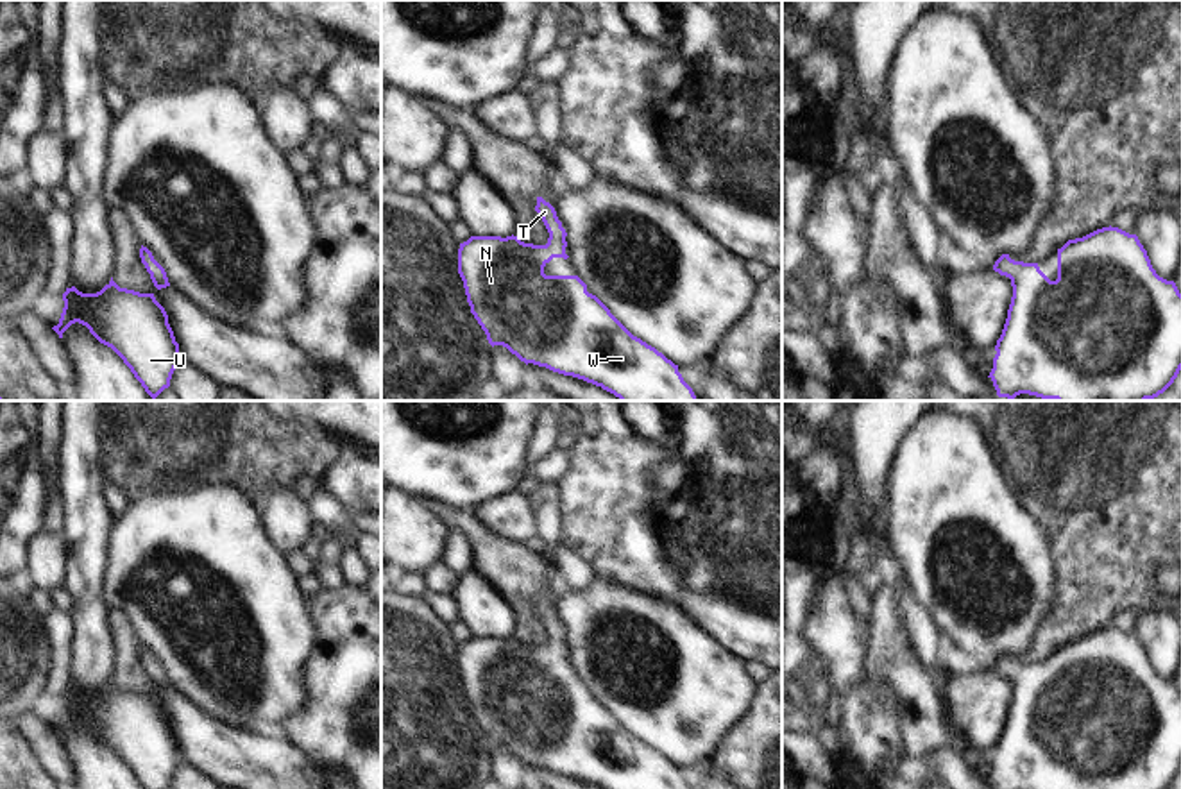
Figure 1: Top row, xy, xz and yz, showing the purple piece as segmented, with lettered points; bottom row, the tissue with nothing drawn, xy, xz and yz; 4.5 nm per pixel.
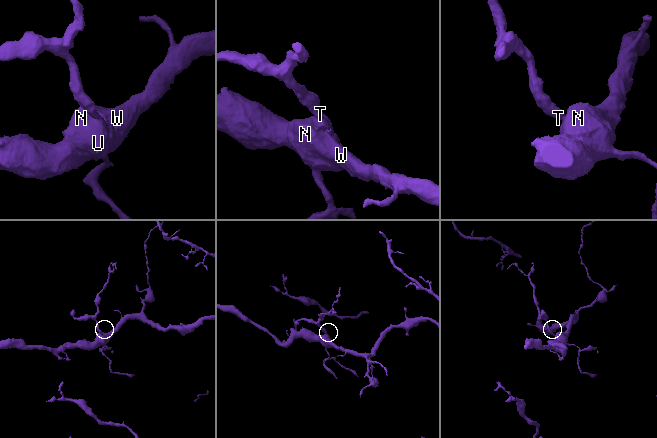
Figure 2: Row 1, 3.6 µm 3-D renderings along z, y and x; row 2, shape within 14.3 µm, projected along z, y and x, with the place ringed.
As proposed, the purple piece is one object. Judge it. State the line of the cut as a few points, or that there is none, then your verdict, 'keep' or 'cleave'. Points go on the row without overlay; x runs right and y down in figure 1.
no cut | keep

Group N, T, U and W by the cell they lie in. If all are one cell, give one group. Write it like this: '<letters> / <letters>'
N T U W

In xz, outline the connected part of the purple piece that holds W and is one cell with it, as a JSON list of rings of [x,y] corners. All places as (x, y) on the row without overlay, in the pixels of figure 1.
[[[537,598],[535,612],[549,639],[546,646],[524,644],[517,637],[471,637],[458,649],[458,674],[471,714],[489,744],[503,746],[521,762],[573,776],[601,789],[691,789],[678,766],[633,737],[578,676],[546,676],[544,667],[565,655],[565,630],[555,608]]]

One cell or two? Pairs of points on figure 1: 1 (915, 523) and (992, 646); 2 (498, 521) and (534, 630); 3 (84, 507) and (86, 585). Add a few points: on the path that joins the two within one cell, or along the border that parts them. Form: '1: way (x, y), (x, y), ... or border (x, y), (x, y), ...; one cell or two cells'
1: way (926, 557), (931, 596), (958, 621); one cell
2: border (471, 510), (489, 528), (521, 544); two cells
3: way (84, 526), (84, 566); one cell

